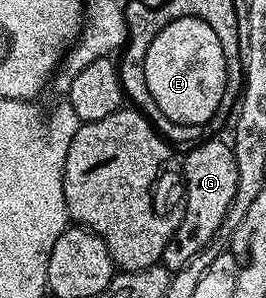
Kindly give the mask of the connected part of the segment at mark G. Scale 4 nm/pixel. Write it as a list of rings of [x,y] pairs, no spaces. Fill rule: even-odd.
[[[210,137],[197,145],[191,146],[184,155],[181,164],[184,176],[184,206],[182,223],[176,233],[164,245],[160,263],[167,271],[173,273],[192,261],[208,241],[220,229],[224,221],[224,213],[228,213],[228,205],[232,205],[232,197],[236,197],[236,157],[234,148],[229,142],[221,143],[218,137]],[[191,150],[191,151],[190,151]]]

